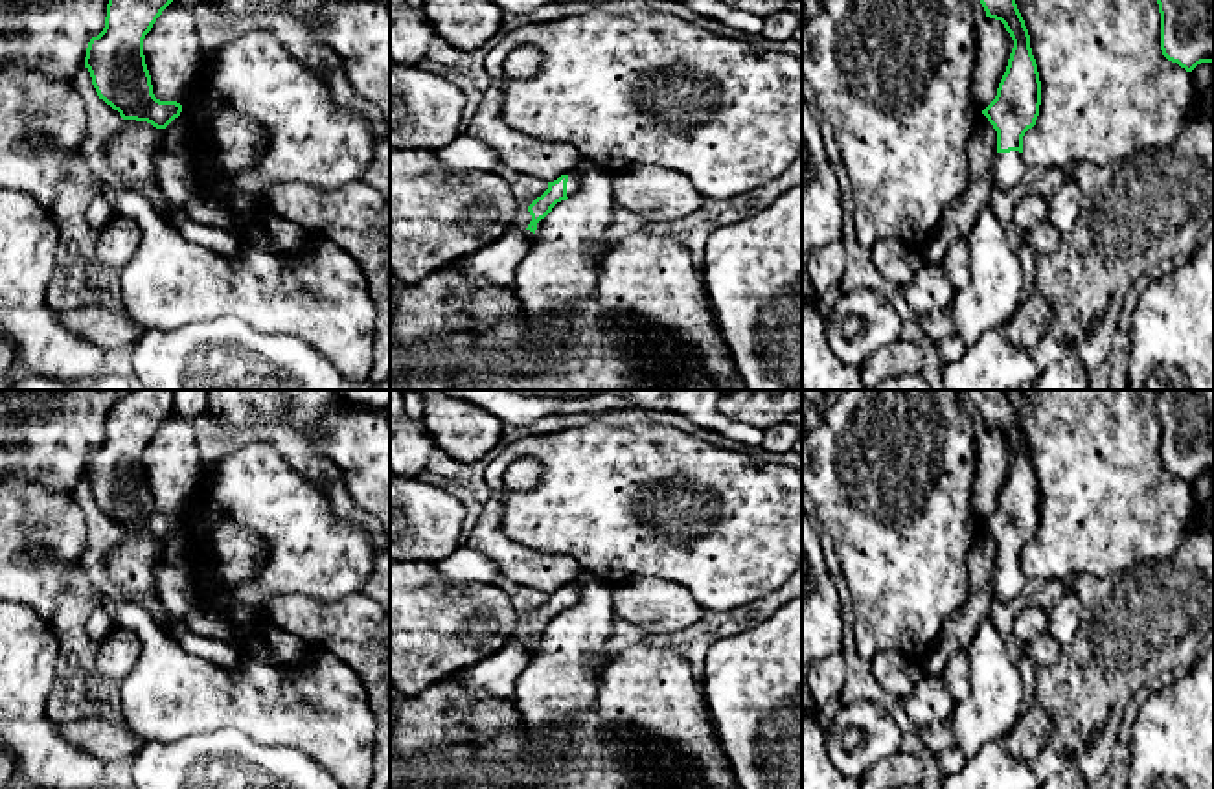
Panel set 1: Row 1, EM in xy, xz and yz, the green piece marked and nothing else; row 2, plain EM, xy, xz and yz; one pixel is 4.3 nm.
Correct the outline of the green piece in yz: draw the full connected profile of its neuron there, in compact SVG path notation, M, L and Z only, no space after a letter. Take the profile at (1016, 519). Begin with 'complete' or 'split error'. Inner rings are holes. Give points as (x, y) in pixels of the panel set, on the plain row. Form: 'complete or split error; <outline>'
split error; M966 390L986 429L1001 432L1014 452L1006 484L995 511L982 522L997 543L993 601L1010 603L1025 587L1023 548L1036 537L1041 493L1030 460L1030 447L1004 390Z

